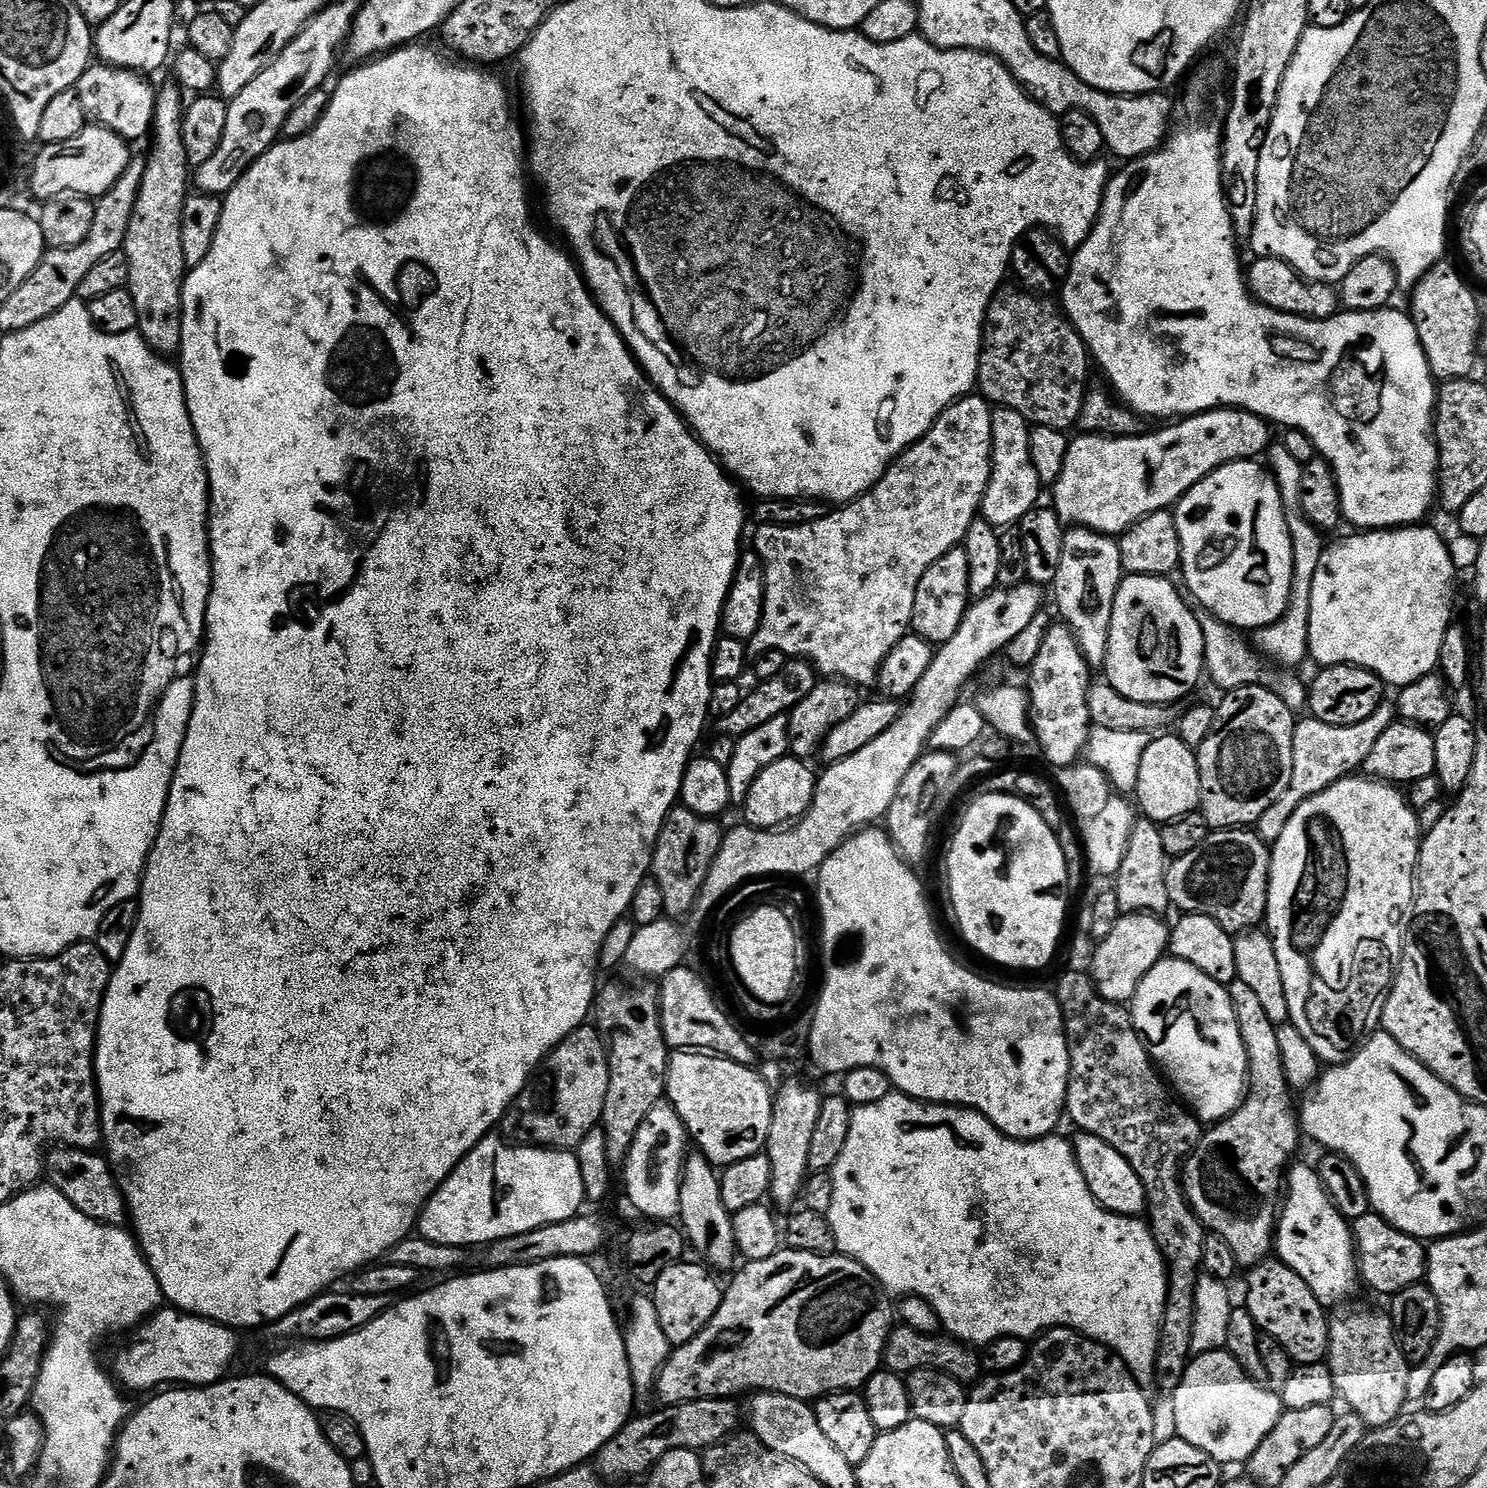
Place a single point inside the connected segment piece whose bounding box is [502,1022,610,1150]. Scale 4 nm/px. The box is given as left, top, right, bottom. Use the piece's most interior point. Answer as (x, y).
(580, 1072)

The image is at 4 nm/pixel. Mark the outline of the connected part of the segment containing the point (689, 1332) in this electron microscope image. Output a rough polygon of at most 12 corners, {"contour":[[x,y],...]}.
{"contour":[[703,1263],[662,1270],[650,1292],[674,1346],[718,1310],[722,1284]]}

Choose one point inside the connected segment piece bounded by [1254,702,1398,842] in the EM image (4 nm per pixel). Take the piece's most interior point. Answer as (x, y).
(1323, 754)

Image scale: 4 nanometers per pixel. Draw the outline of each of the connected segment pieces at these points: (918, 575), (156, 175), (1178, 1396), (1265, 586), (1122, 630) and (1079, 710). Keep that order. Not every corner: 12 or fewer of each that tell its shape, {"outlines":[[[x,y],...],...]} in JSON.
{"outlines":[[[955,400],[869,492],[762,524],[749,653],[875,685],[961,547],[994,408]],[[157,91],[122,249],[140,337],[182,342],[186,96]],[[1227,1350],[1197,1355],[1175,1435],[1247,1462],[1282,1413]],[[1260,462],[1214,469],[1174,506],[1199,607],[1278,622],[1294,554]],[[1125,575],[1103,671],[1175,705],[1205,675],[1202,628],[1162,576]],[[1053,623],[1026,672],[1034,740],[1053,769],[1085,755],[1093,673]]]}

